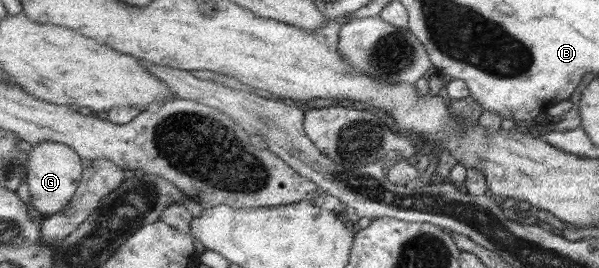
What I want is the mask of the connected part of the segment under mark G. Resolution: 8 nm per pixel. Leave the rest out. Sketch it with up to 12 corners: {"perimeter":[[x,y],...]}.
{"perimeter":[[55,141],[27,153],[26,183],[40,217],[79,188],[80,156]]}

